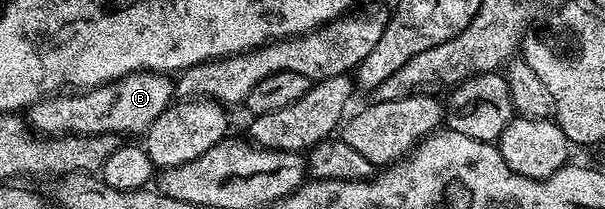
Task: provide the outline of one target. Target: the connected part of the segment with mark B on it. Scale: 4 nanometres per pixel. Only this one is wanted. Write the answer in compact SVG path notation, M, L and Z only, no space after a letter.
M136 70L134 74L127 74L107 82L103 86L95 86L91 90L82 92L59 92L35 103L26 111L25 118L32 131L43 136L90 136L93 134L126 134L146 135L147 130L172 105L175 98L175 83L168 75L155 74L151 70Z

